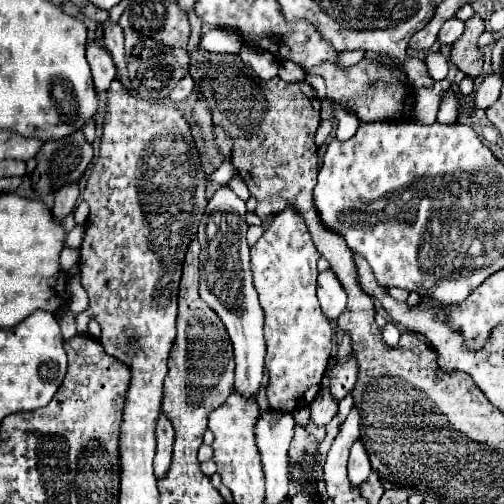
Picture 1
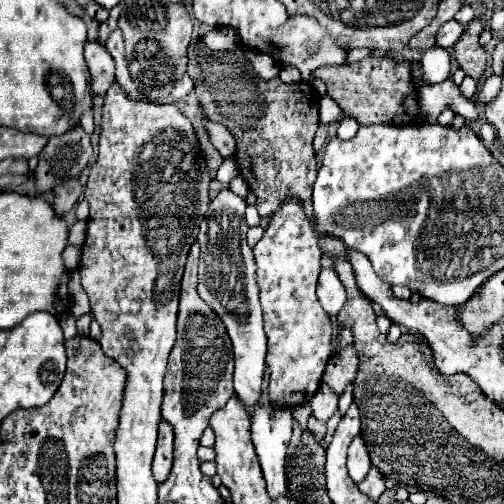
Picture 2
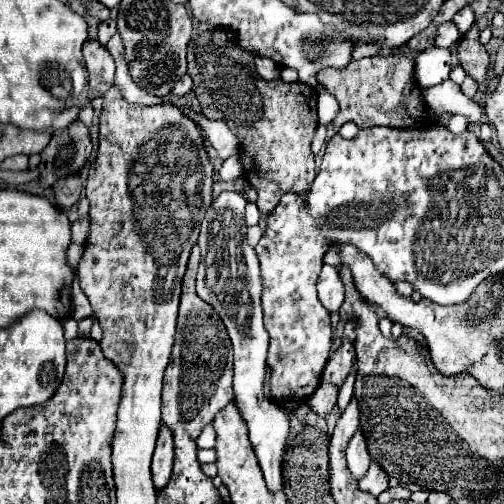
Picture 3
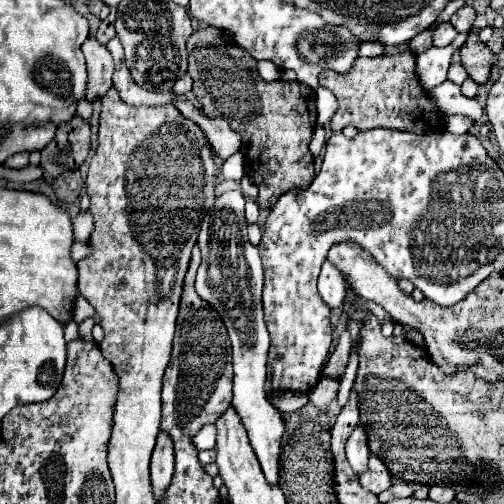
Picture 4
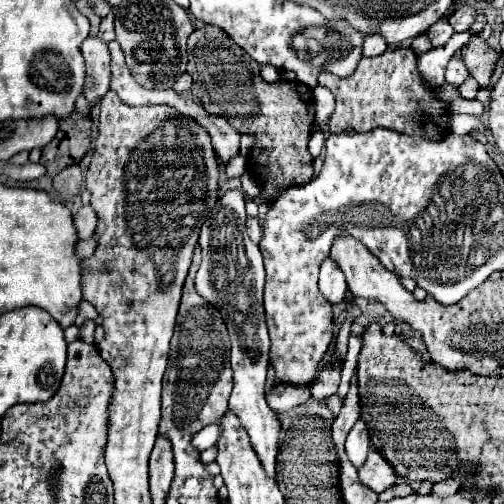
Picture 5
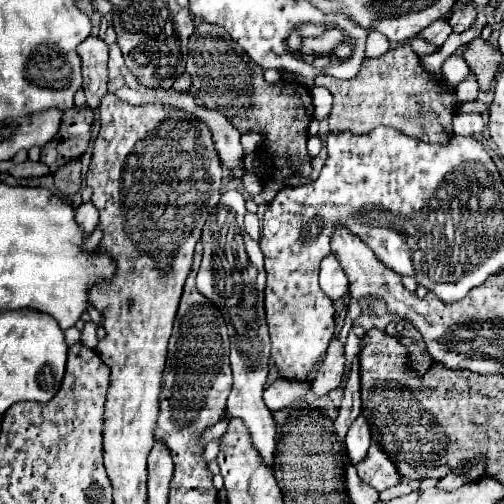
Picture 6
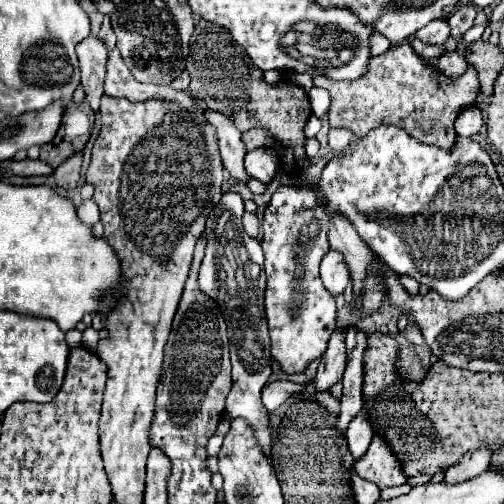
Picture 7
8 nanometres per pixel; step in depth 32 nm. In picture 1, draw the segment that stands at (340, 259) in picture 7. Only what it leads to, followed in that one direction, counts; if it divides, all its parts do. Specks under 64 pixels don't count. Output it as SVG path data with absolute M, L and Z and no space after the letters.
M330 268L318 276L318 300L328 320L336 320L346 308L346 292Z

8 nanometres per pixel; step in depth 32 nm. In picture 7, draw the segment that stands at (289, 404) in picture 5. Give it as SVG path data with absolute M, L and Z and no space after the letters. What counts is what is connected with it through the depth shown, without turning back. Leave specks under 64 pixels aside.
M276 380L272 384L266 384L264 392L262 392L262 402L264 402L264 408L268 412L276 410L280 404L288 402L290 396L298 394L298 384L292 384L292 382L282 382L282 380Z

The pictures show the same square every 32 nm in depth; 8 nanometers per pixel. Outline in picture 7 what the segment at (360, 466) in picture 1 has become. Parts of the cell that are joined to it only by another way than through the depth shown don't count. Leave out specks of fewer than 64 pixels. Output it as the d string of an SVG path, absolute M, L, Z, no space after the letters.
M362 408L356 418L352 418L352 424L346 430L346 438L348 438L348 446L354 458L364 456L364 452L370 446L372 440L372 428L370 428L370 420L368 420L368 412L366 408Z

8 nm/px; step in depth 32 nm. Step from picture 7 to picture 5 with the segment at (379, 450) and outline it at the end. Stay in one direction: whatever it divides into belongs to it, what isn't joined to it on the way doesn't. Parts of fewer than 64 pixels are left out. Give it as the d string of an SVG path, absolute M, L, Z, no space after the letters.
M370 448L368 460L364 462L364 466L358 468L358 476L362 484L366 484L378 494L386 488L392 488L392 480L396 480L396 472L392 470L392 466L388 466L388 460L384 460L380 452L376 452L376 448Z

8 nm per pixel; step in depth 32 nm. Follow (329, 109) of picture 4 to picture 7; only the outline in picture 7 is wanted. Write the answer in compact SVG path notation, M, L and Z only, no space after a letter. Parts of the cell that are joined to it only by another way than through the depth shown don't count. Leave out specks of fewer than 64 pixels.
M312 88L312 90L308 90L308 98L310 98L310 104L312 104L312 114L322 118L330 108L328 92L322 90L322 88Z

